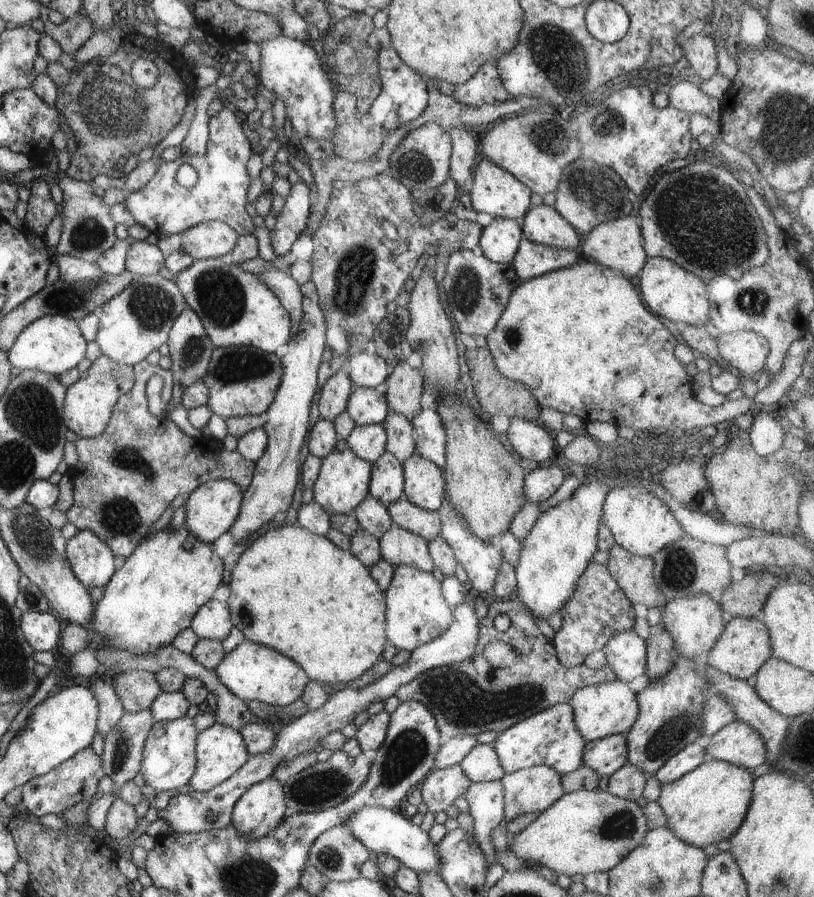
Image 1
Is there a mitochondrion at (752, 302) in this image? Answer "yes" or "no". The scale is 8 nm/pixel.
yes

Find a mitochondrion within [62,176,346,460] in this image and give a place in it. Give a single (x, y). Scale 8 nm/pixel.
(220, 295)

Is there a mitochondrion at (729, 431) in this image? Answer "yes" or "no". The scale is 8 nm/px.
no

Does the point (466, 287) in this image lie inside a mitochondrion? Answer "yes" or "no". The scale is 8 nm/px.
yes

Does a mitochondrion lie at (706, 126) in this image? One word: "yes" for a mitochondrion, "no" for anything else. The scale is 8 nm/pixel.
no

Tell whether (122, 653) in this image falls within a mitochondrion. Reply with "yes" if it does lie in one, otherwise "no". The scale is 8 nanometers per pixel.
no

